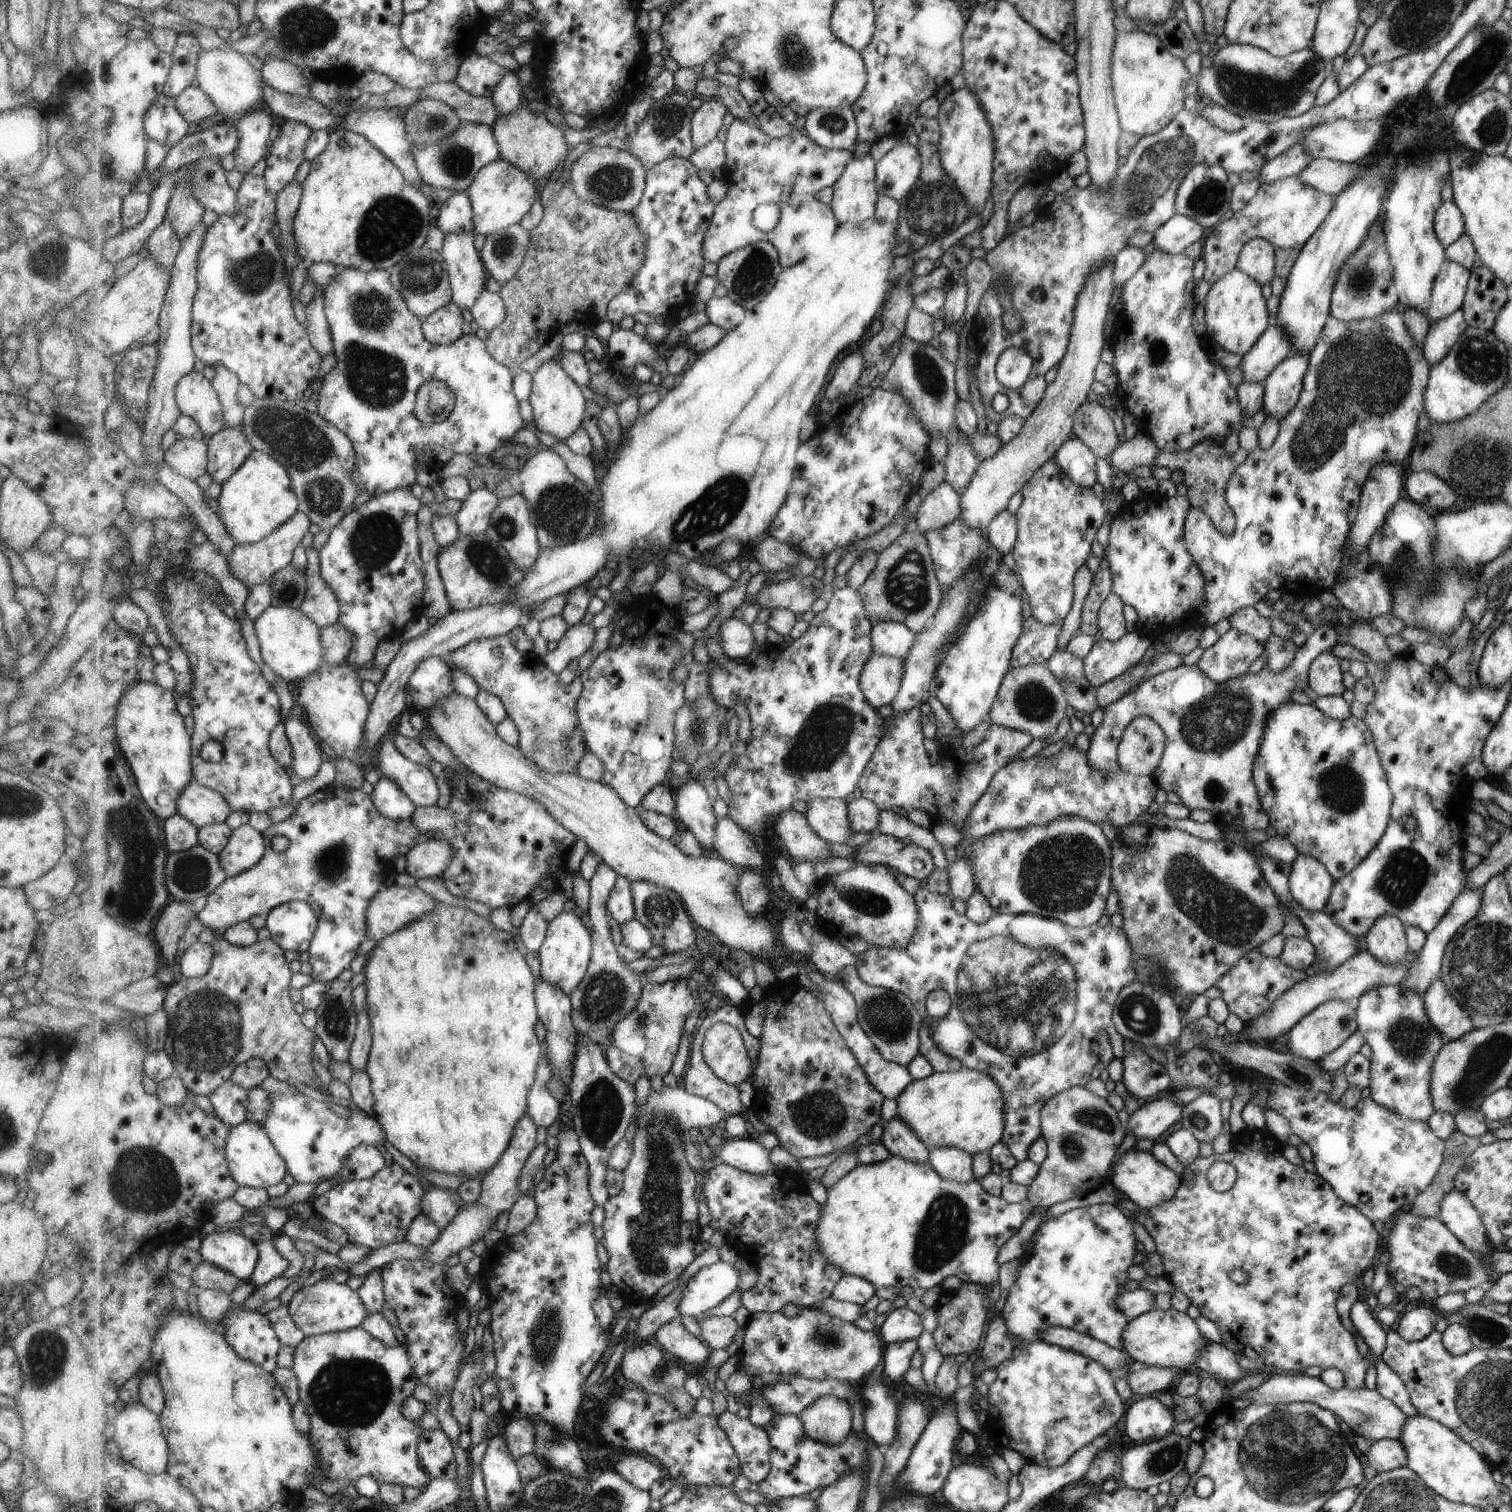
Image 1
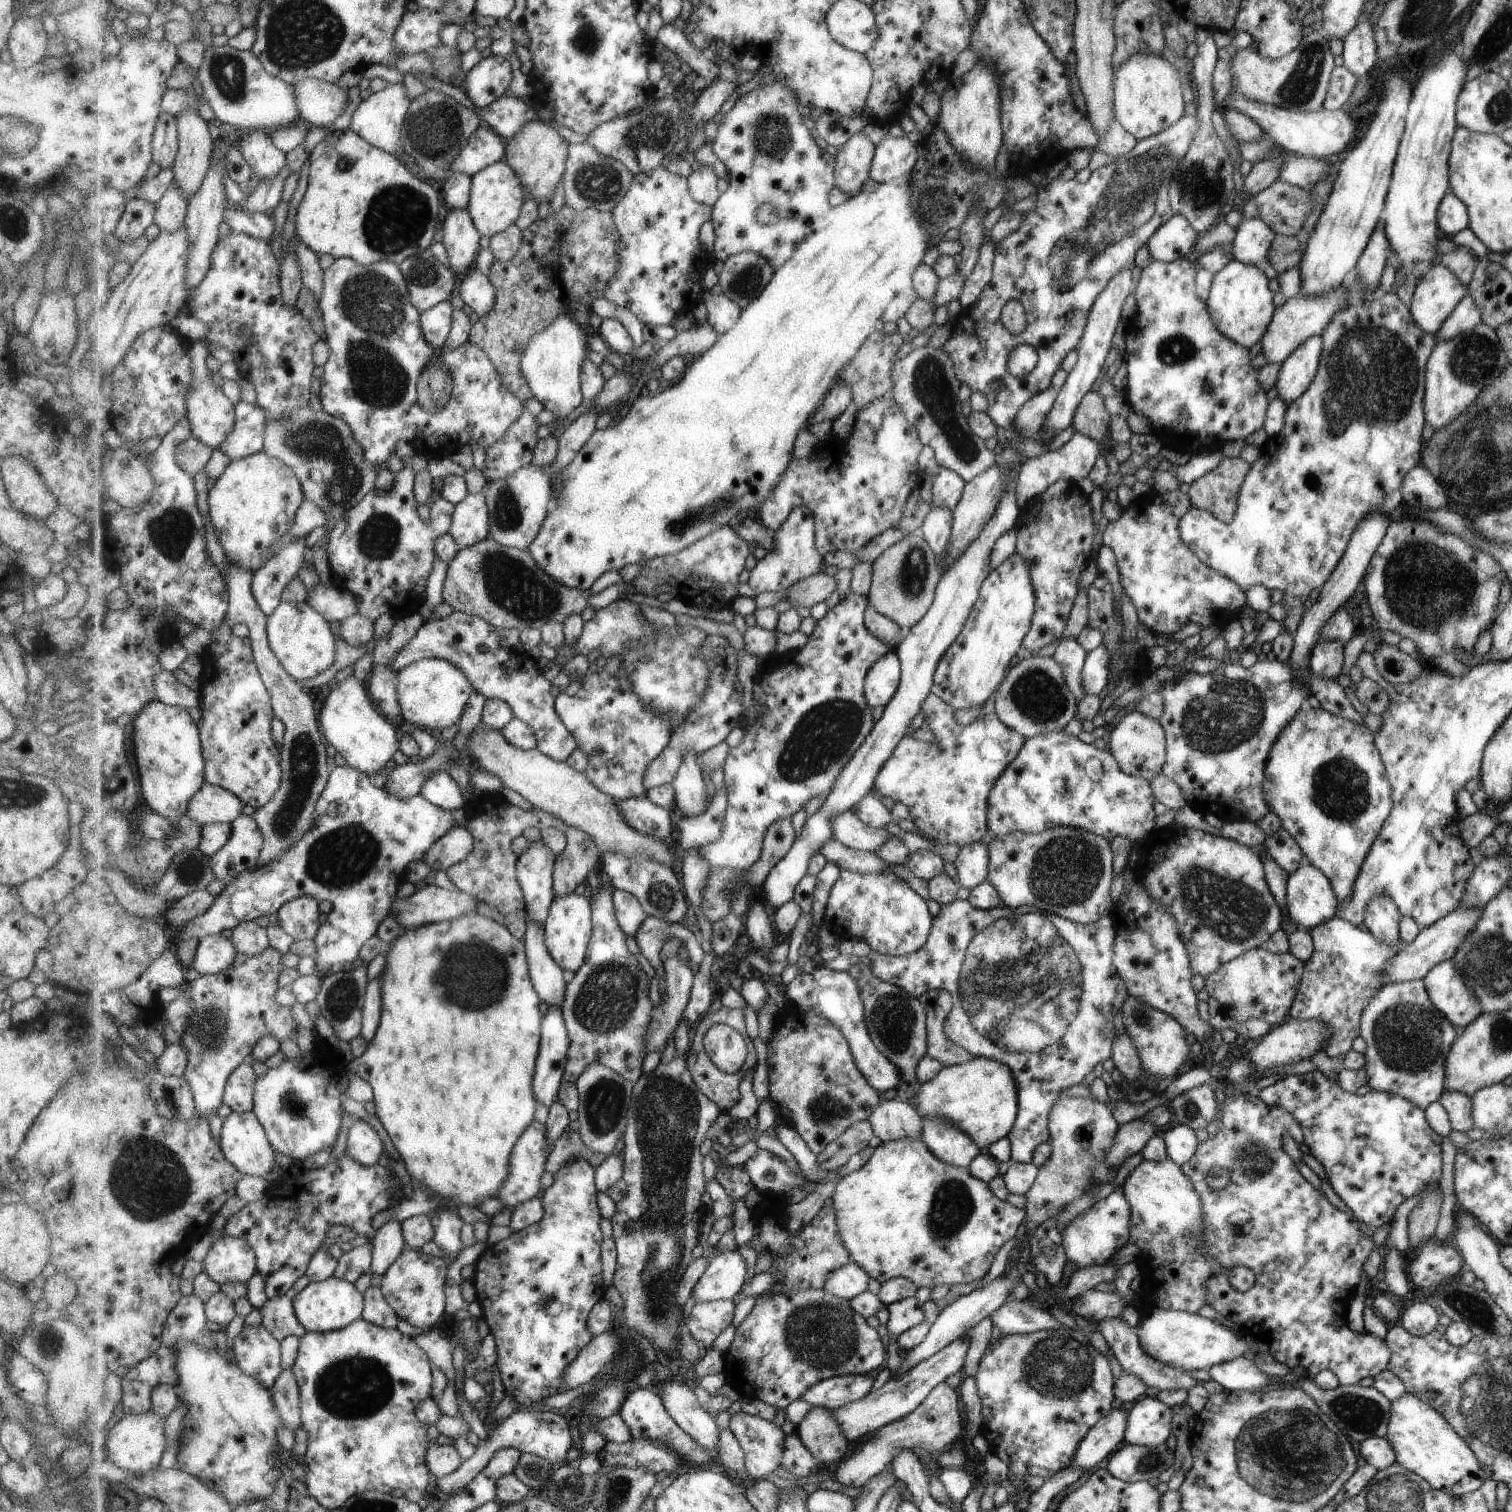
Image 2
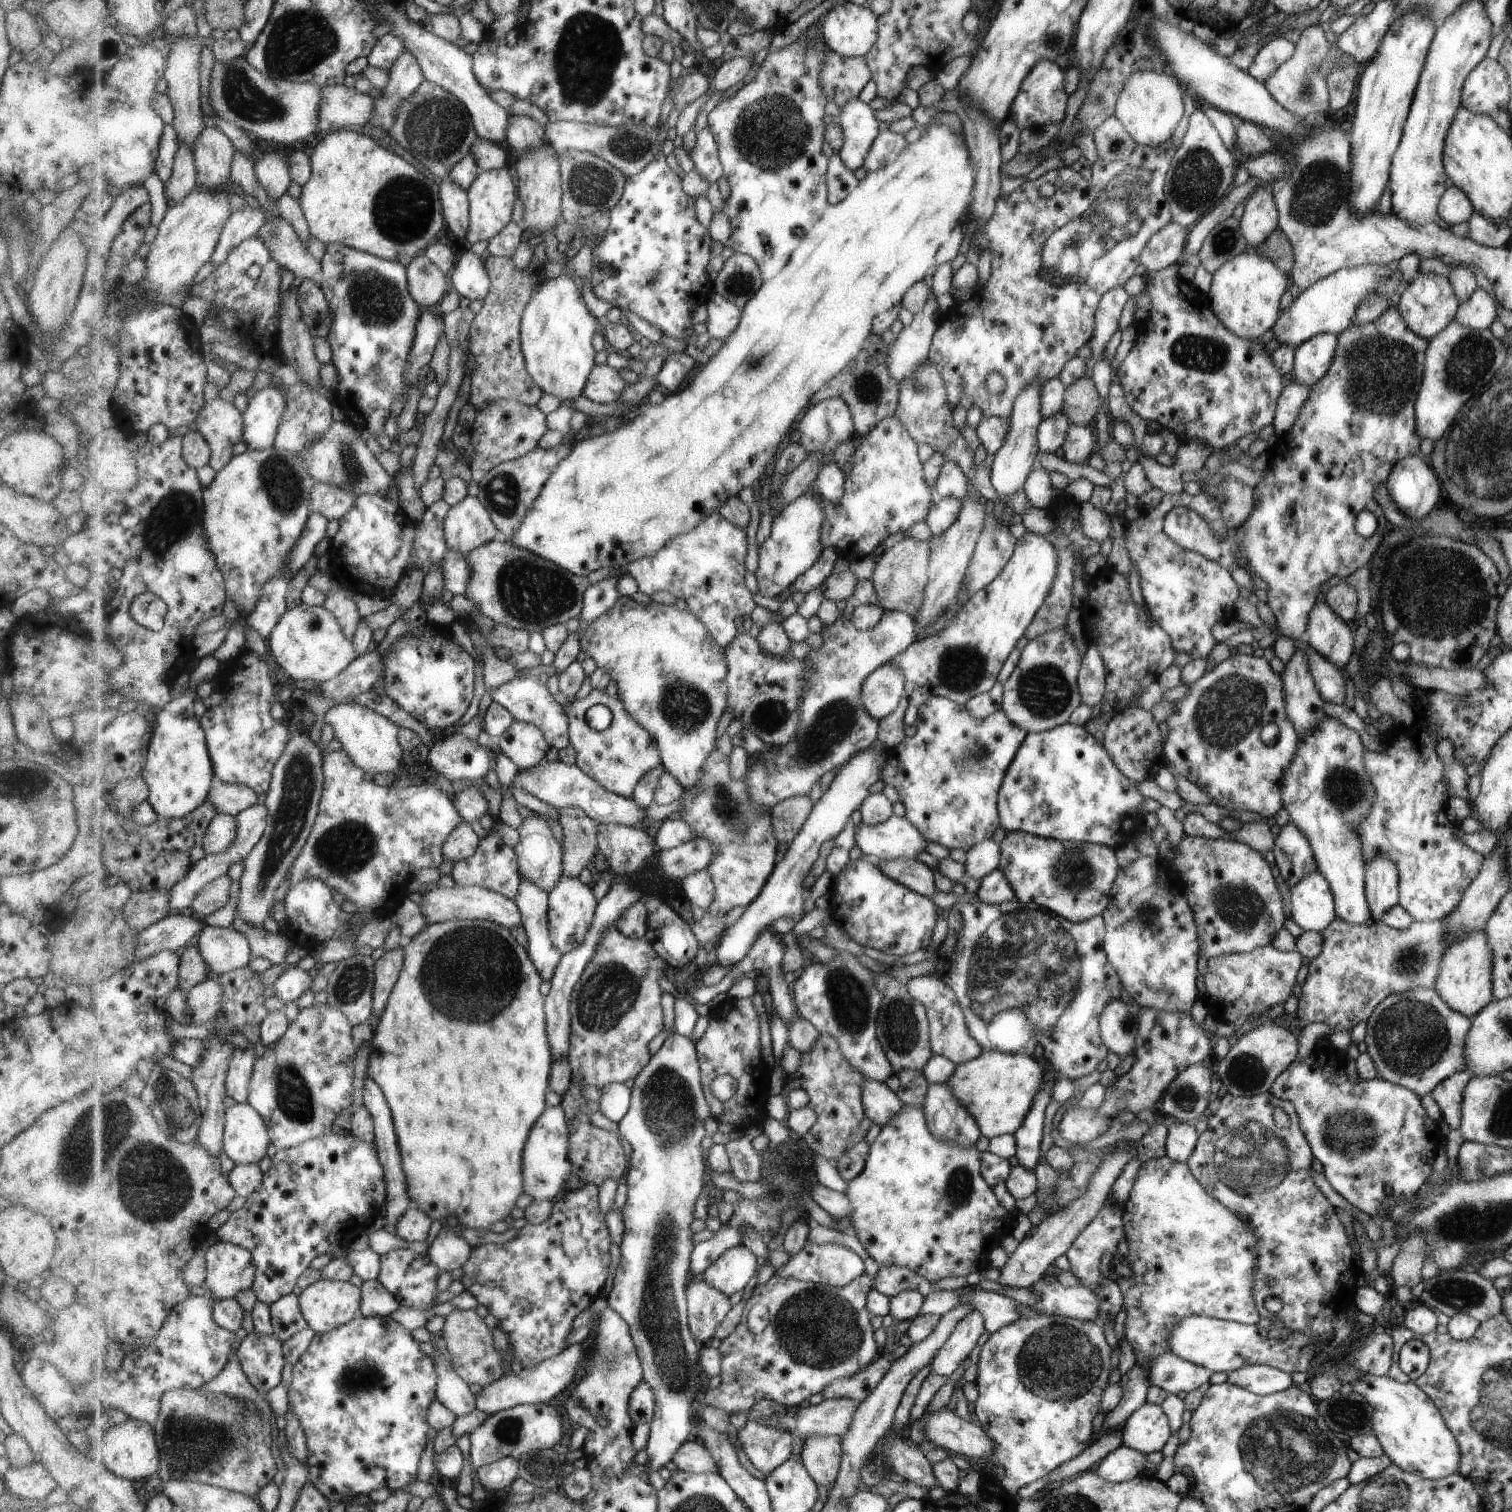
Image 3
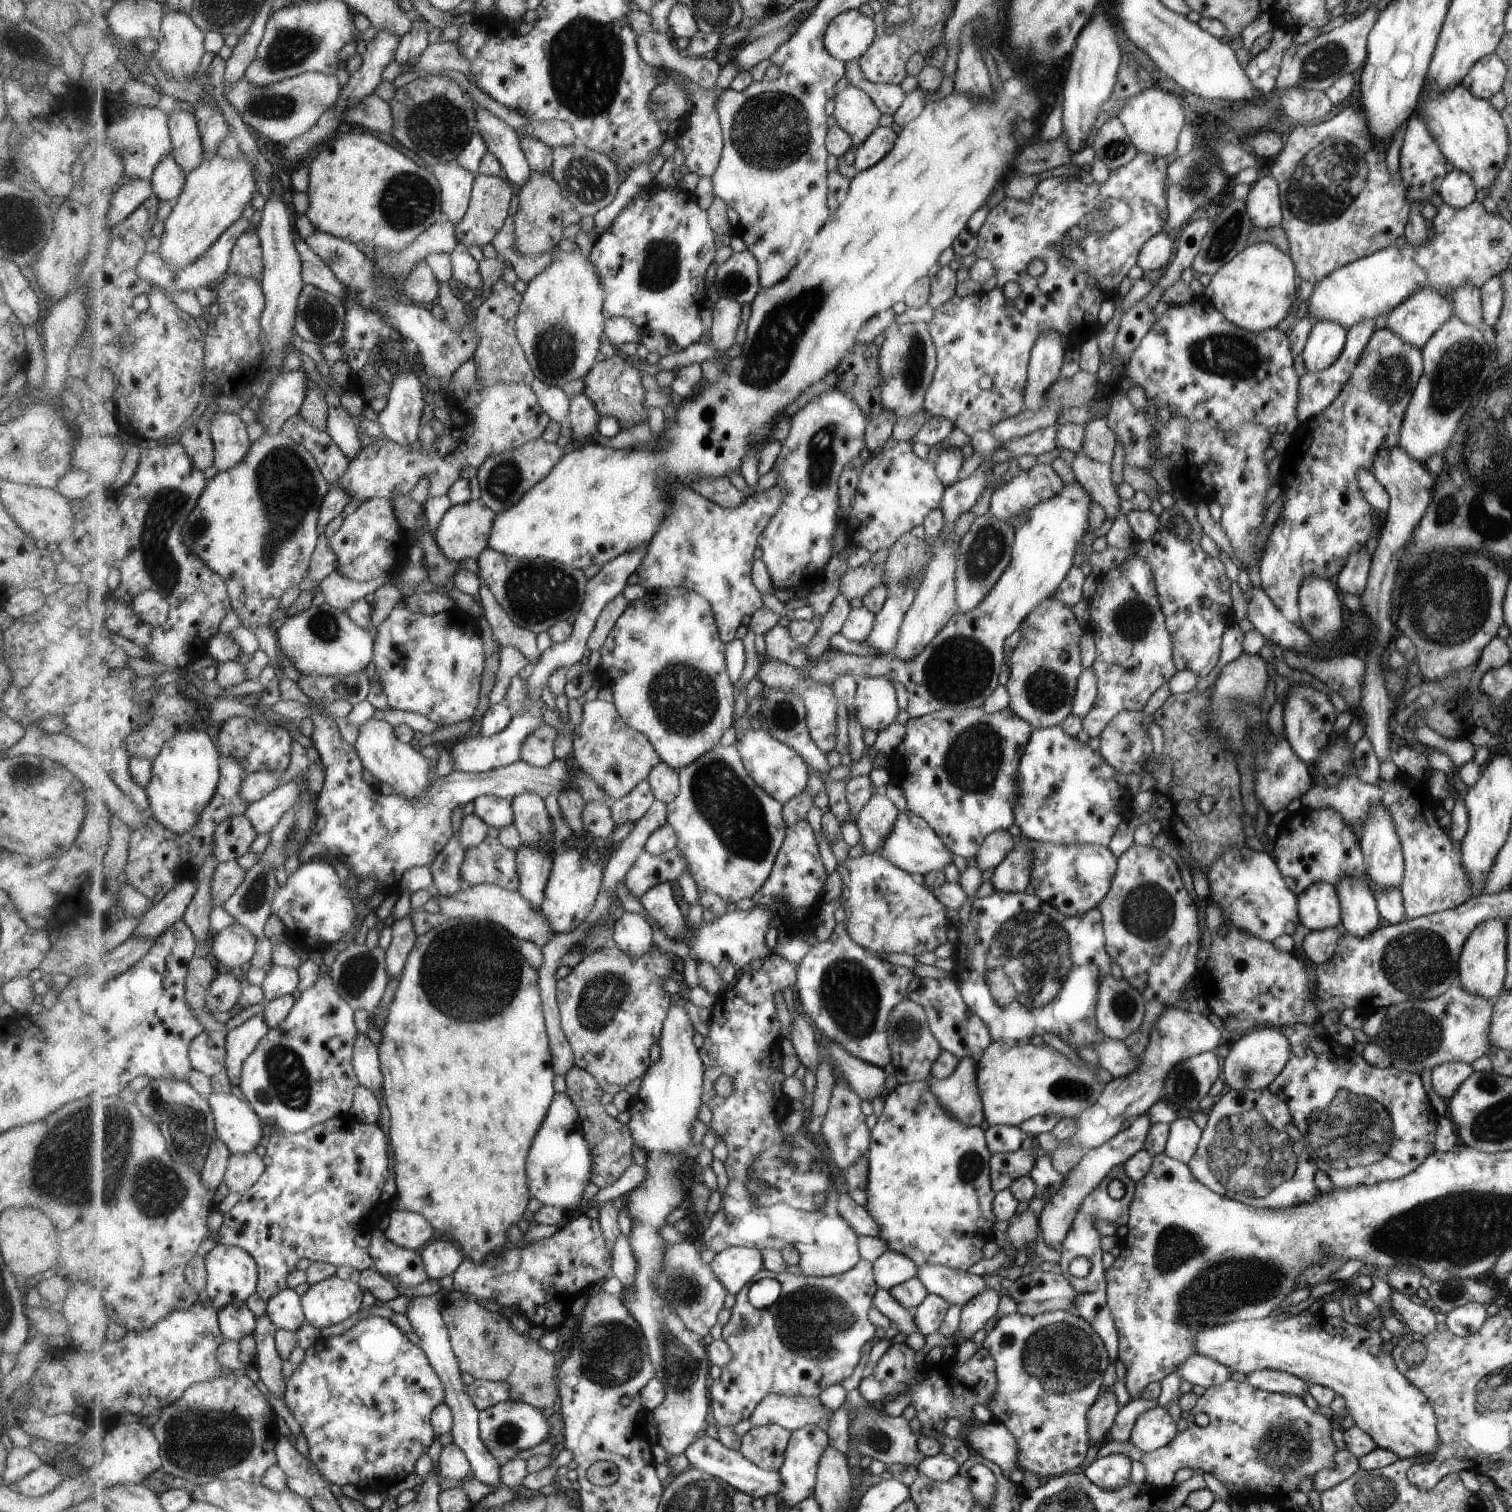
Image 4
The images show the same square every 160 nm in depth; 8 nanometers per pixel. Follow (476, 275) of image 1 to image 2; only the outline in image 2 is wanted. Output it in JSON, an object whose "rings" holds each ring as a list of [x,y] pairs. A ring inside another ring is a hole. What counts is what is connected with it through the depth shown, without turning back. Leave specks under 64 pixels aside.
{"rings":[[[447,208],[448,215],[442,220],[444,231],[442,242],[447,246],[447,264],[458,278],[475,266],[477,255],[482,248],[479,240],[482,234],[475,227],[468,208]]]}

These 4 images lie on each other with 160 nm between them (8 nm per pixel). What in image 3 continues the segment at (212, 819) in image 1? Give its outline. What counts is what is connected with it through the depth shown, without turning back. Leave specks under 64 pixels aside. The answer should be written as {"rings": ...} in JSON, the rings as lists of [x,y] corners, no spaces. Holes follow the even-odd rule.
{"rings":[[[215,779],[207,801],[212,802],[219,813],[236,817],[240,812],[256,805],[259,795],[247,785],[230,784]]]}

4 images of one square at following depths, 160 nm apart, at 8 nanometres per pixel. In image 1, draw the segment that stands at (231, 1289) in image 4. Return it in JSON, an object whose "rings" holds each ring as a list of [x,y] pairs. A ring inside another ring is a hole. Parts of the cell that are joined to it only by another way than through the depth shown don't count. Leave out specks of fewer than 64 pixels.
{"rings":[[[211,1229],[201,1237],[199,1250],[204,1260],[249,1281],[260,1260],[260,1250],[253,1237],[229,1231]]]}

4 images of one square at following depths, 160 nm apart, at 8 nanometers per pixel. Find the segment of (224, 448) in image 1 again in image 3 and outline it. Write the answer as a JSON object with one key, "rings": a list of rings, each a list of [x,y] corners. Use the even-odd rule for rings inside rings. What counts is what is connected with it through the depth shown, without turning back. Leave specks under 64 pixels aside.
{"rings":[[[280,387],[264,388],[249,400],[243,411],[245,430],[242,442],[246,443],[247,450],[274,446],[286,406],[286,393]]]}

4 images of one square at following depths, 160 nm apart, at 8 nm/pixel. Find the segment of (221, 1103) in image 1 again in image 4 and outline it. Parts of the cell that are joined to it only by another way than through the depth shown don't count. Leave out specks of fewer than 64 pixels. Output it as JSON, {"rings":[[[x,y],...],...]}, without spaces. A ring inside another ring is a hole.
{"rings":[[[263,1010],[228,1032],[225,1070],[231,1084],[239,1088],[243,1063],[251,1056],[269,1029]]]}

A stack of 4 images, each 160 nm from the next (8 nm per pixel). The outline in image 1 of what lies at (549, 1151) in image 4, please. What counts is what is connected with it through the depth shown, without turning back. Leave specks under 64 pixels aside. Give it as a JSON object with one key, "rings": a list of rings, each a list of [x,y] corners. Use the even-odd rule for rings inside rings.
{"rings":[[[528,1113],[520,1118],[508,1149],[505,1150],[500,1161],[481,1179],[482,1190],[478,1199],[473,1203],[464,1202],[459,1214],[451,1221],[451,1224],[442,1229],[441,1236],[429,1248],[415,1246],[409,1241],[379,1247],[371,1250],[371,1253],[363,1261],[351,1266],[349,1269],[351,1276],[367,1276],[374,1269],[384,1267],[397,1259],[423,1259],[444,1265],[449,1256],[459,1254],[463,1248],[470,1248],[477,1240],[483,1240],[497,1224],[499,1214],[505,1212],[505,1210],[510,1211],[523,1196],[519,1188],[521,1171],[533,1150],[536,1149],[537,1127],[537,1123]]]}

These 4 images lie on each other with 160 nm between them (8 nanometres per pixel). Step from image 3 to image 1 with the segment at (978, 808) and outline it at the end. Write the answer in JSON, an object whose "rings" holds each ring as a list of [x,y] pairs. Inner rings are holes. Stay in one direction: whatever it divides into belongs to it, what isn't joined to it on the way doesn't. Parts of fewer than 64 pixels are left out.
{"rings":[[[915,705],[890,722],[888,733],[876,746],[858,788],[861,796],[876,802],[882,811],[891,811],[891,808],[903,808],[906,812],[923,810],[931,821],[949,820],[959,830],[967,824],[972,806],[983,796],[996,770],[1023,750],[1033,738],[1030,734],[991,723],[983,742],[975,748],[953,746],[941,754],[940,762],[932,764],[923,749],[919,716],[919,706]]]}

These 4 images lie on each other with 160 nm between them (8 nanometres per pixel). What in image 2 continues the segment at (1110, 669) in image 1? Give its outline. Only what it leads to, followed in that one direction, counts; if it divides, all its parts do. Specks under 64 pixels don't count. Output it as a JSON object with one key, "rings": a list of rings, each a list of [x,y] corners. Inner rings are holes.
{"rings":[[[1099,644],[1086,654],[1081,671],[1081,690],[1085,695],[1097,695],[1107,684],[1107,650]]]}

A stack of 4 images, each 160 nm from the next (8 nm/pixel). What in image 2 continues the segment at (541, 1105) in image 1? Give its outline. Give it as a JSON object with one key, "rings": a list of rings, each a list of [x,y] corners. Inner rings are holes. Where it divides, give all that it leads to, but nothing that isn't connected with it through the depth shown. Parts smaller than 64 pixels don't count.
{"rings":[[[563,1004],[548,1006],[542,1022],[542,1042],[533,1090],[539,1103],[549,1110],[559,1098],[559,1086],[564,1082],[571,1045]]]}

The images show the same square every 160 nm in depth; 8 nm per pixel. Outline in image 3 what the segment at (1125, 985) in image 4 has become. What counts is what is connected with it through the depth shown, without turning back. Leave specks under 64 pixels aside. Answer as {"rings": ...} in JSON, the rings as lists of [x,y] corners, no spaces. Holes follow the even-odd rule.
{"rings":[[[1115,998],[1115,1000],[1105,1004],[1105,1008],[1103,1008],[1098,1019],[1098,1034],[1102,1044],[1109,1052],[1114,1052],[1119,1058],[1135,1053],[1135,1042],[1139,1037],[1140,1012],[1141,1007],[1137,1004],[1128,1005],[1120,998]]]}

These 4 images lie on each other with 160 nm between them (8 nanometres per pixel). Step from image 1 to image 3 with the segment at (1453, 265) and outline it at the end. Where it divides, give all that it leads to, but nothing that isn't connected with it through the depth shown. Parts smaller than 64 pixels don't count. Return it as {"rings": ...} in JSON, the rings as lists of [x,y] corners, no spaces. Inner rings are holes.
{"rings":[[[1419,272],[1418,276],[1400,291],[1399,302],[1396,308],[1404,324],[1416,336],[1423,339],[1436,337],[1441,330],[1444,330],[1454,321],[1456,311],[1459,309],[1459,300],[1452,290],[1452,284],[1447,278],[1438,276],[1431,272]]]}

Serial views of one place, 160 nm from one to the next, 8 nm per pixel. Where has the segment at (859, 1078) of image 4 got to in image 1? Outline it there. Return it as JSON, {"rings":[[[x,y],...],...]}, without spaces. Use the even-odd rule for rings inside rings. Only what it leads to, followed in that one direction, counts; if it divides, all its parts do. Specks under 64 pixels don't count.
{"rings":[[[894,1116],[887,1124],[882,1126],[884,1130],[881,1142],[883,1142],[893,1155],[914,1163],[928,1162],[927,1148],[925,1148],[925,1145],[900,1118]]]}

